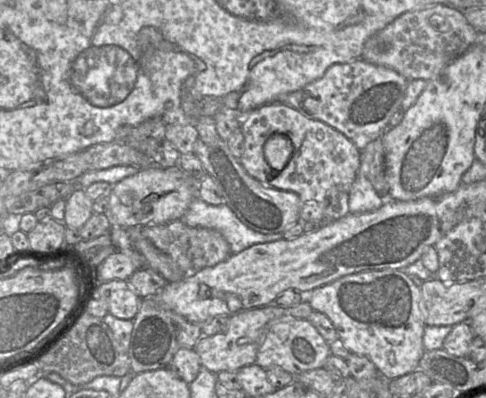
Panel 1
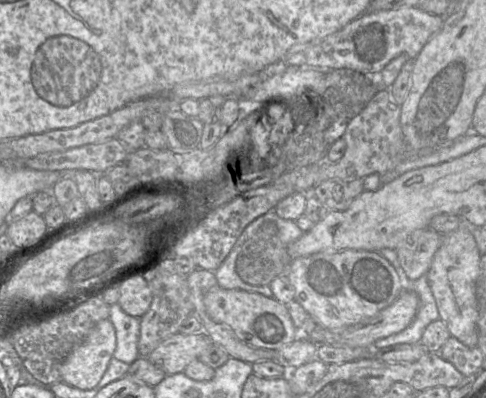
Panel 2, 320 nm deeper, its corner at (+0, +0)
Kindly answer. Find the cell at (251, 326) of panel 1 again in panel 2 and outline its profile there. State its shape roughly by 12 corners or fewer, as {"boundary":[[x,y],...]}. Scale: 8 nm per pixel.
{"boundary":[[205,331],[178,332],[147,358],[166,375],[182,373],[211,343]]}

